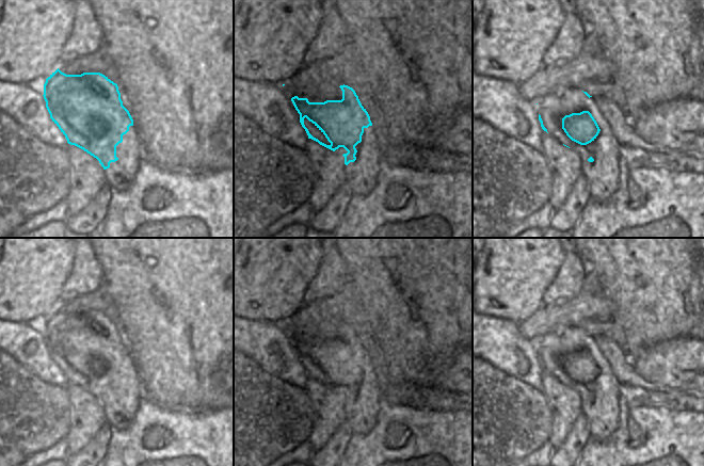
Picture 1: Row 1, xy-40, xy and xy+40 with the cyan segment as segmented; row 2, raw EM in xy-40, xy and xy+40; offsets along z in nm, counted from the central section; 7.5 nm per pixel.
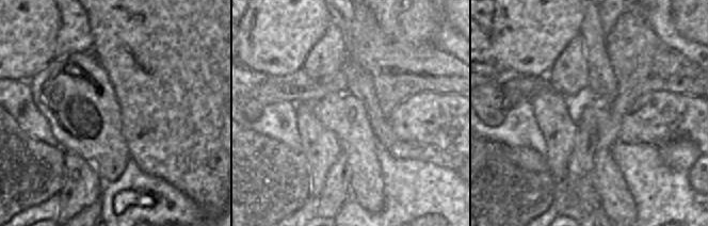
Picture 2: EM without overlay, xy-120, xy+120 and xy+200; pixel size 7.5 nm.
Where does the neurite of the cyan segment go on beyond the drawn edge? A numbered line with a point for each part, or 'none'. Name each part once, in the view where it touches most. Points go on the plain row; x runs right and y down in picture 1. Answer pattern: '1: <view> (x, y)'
1: xy+40 (603, 414)

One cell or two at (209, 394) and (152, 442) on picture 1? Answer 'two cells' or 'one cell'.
two cells

